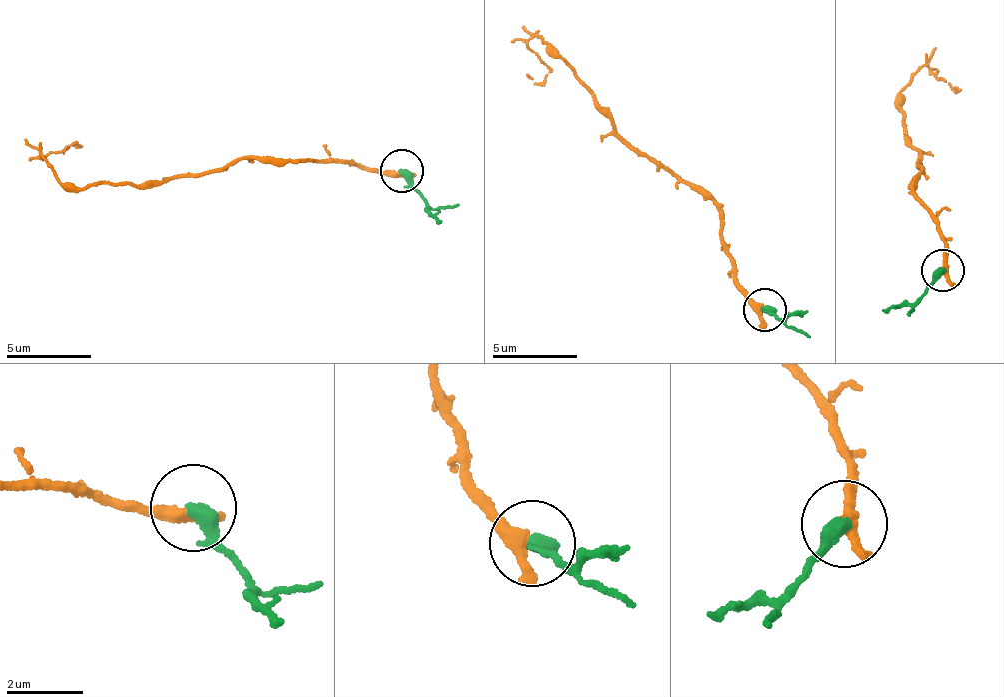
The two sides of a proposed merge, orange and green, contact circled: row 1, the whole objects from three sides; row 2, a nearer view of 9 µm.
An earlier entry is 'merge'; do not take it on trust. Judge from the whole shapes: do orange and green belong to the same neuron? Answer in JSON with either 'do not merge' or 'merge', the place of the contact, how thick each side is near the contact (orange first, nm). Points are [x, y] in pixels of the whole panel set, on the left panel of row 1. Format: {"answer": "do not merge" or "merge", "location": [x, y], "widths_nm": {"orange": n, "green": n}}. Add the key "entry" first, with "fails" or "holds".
{"entry": "fails", "answer": "do not merge", "location": [402, 171], "widths_nm": {"orange": 300, "green": 440}}

